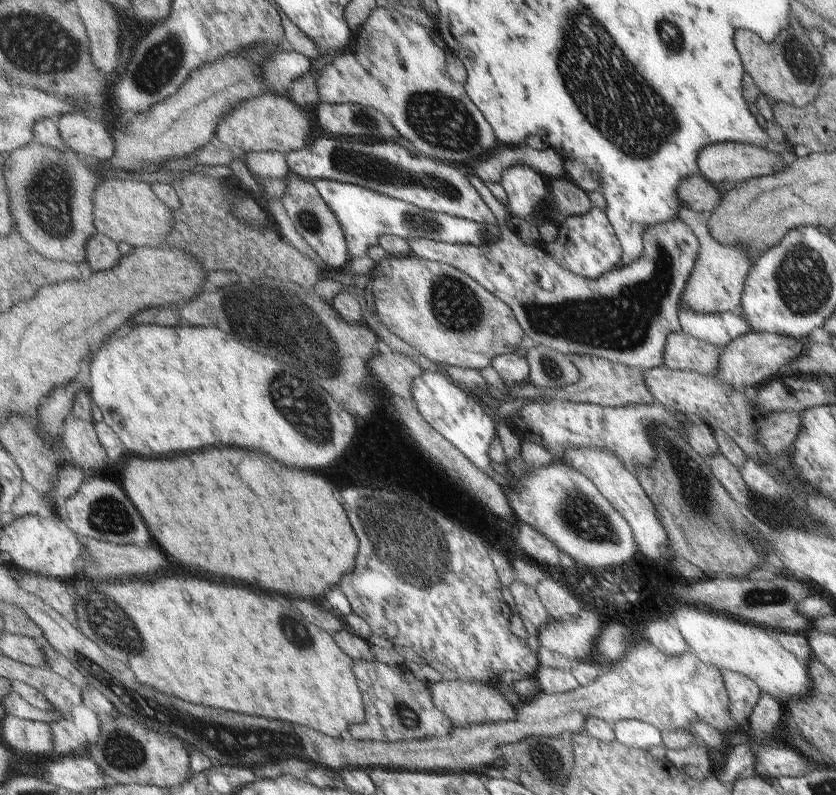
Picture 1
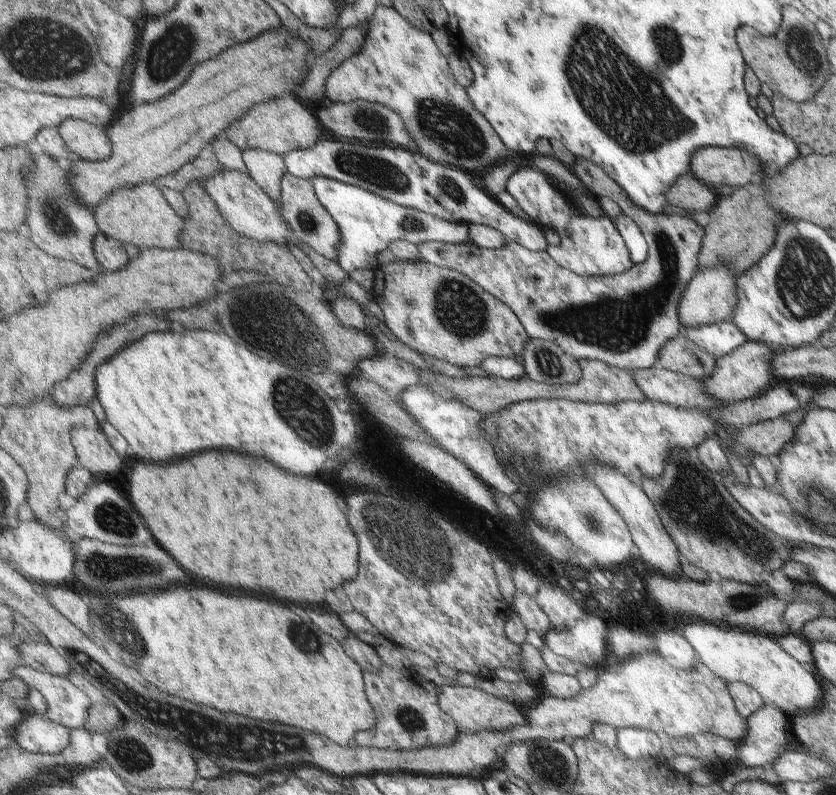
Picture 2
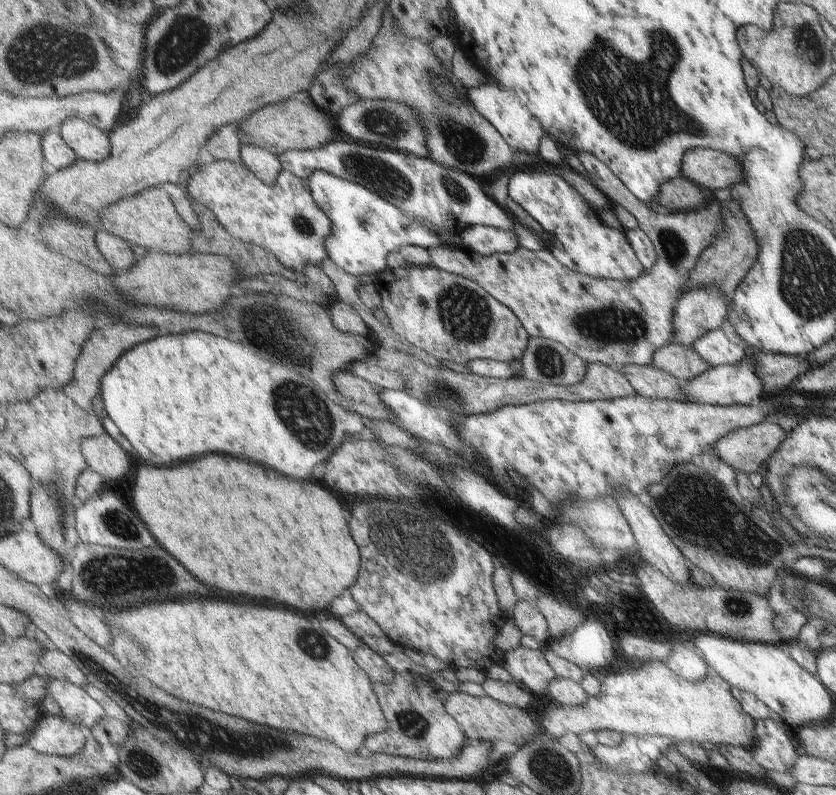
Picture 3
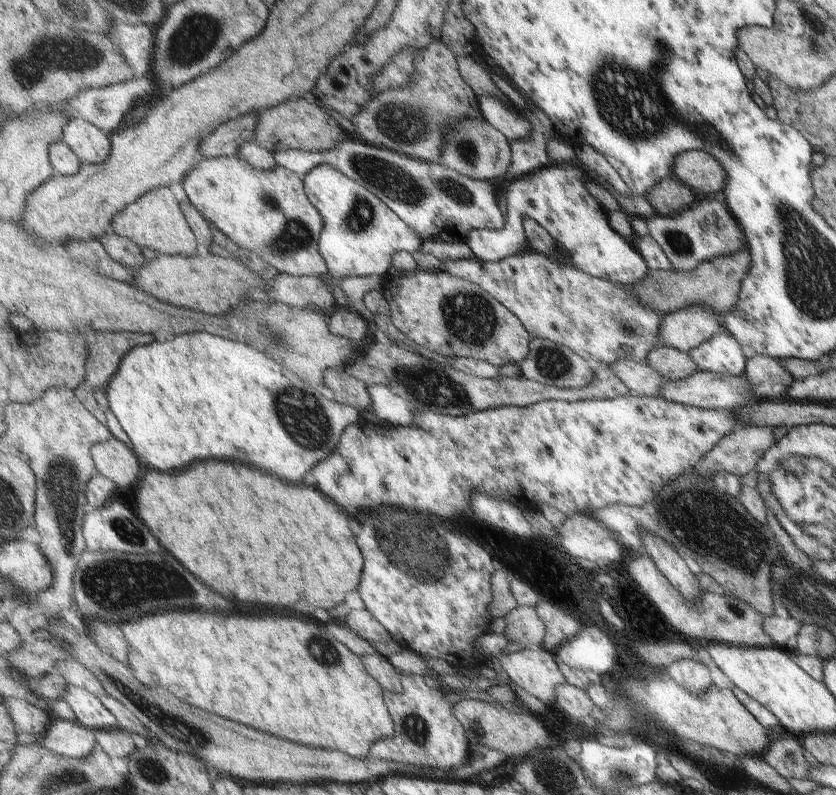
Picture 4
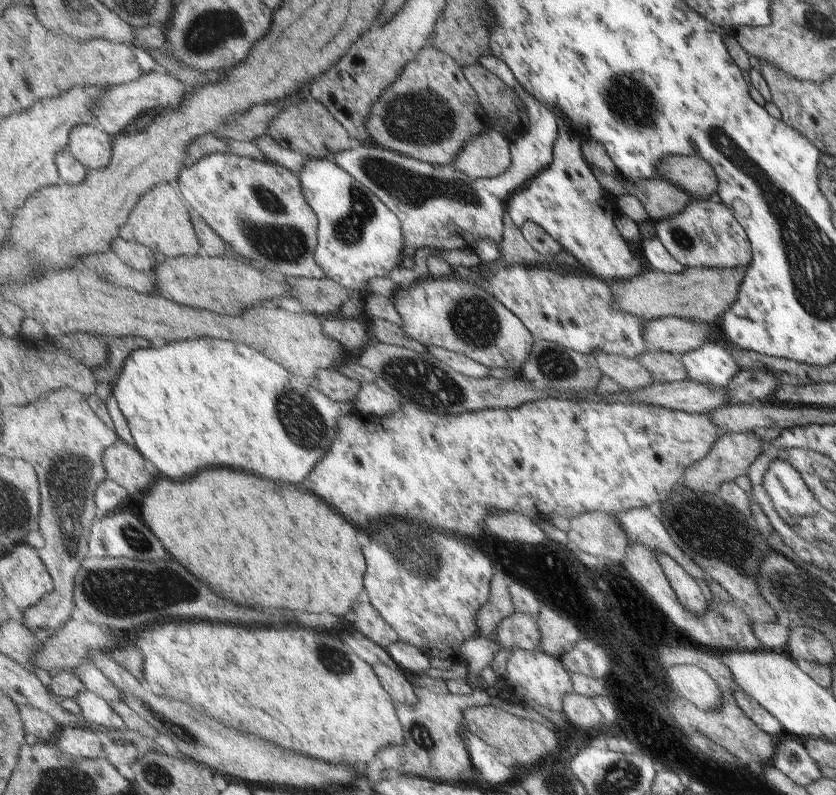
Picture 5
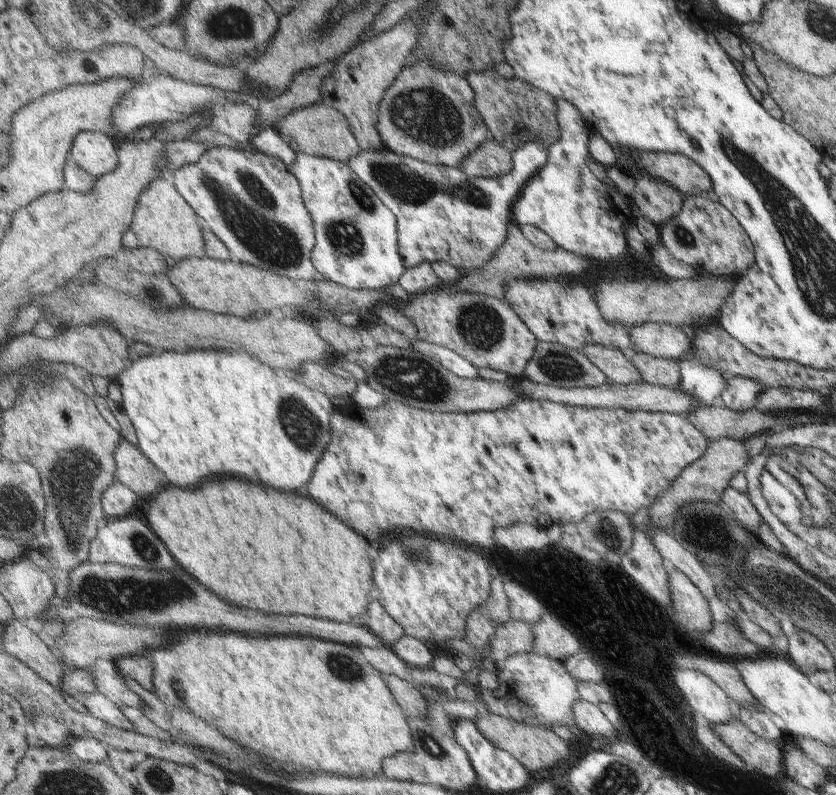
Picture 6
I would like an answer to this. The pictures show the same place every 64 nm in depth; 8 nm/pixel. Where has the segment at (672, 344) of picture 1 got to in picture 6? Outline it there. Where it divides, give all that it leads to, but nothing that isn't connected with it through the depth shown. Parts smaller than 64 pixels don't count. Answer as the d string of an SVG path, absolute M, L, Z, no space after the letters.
M633 354L629 360L639 370L643 384L657 384L657 386L671 386L671 388L677 388L681 384L679 360L649 356L649 354Z

